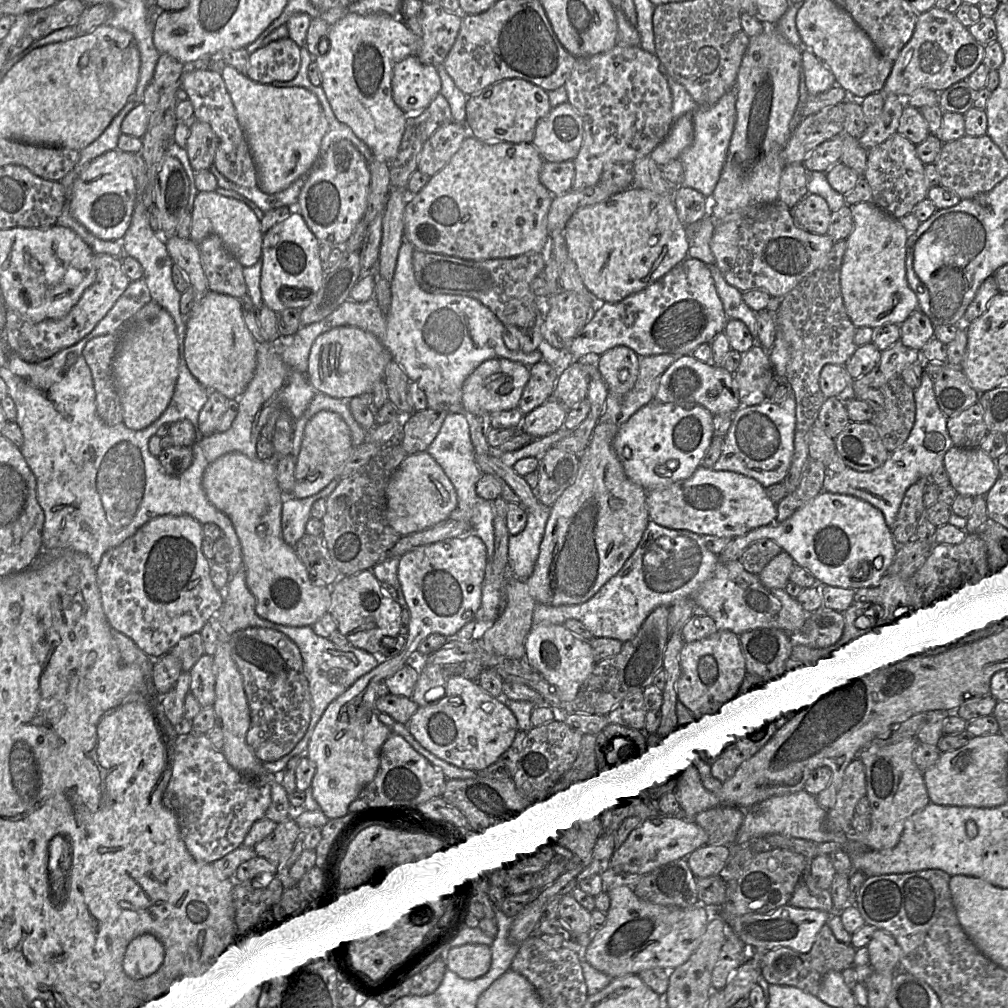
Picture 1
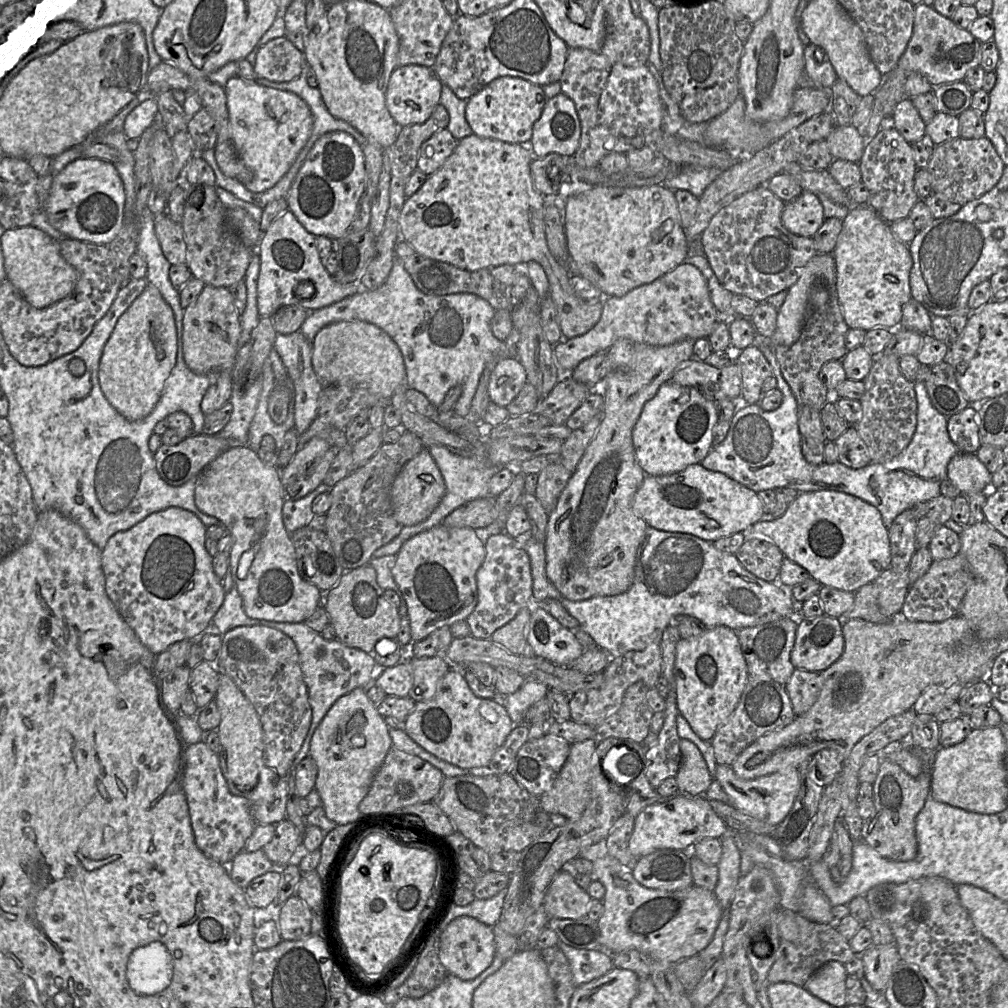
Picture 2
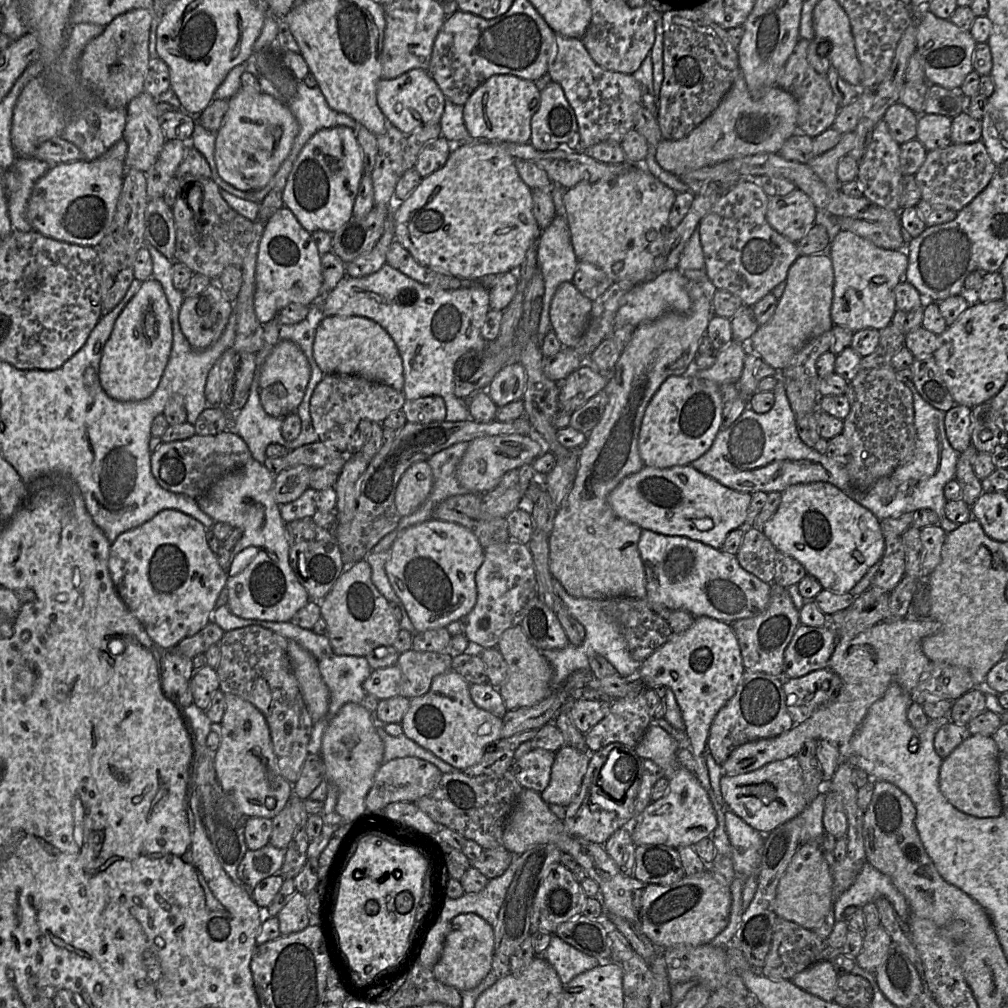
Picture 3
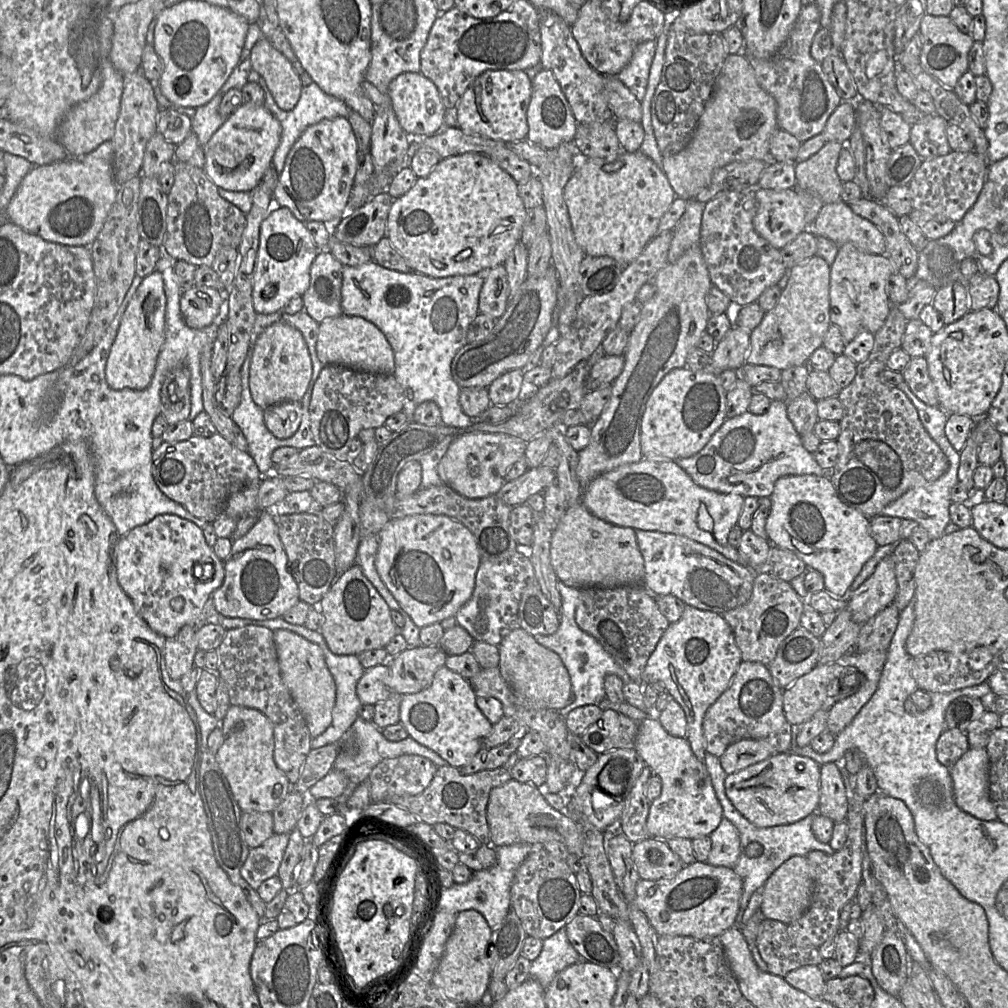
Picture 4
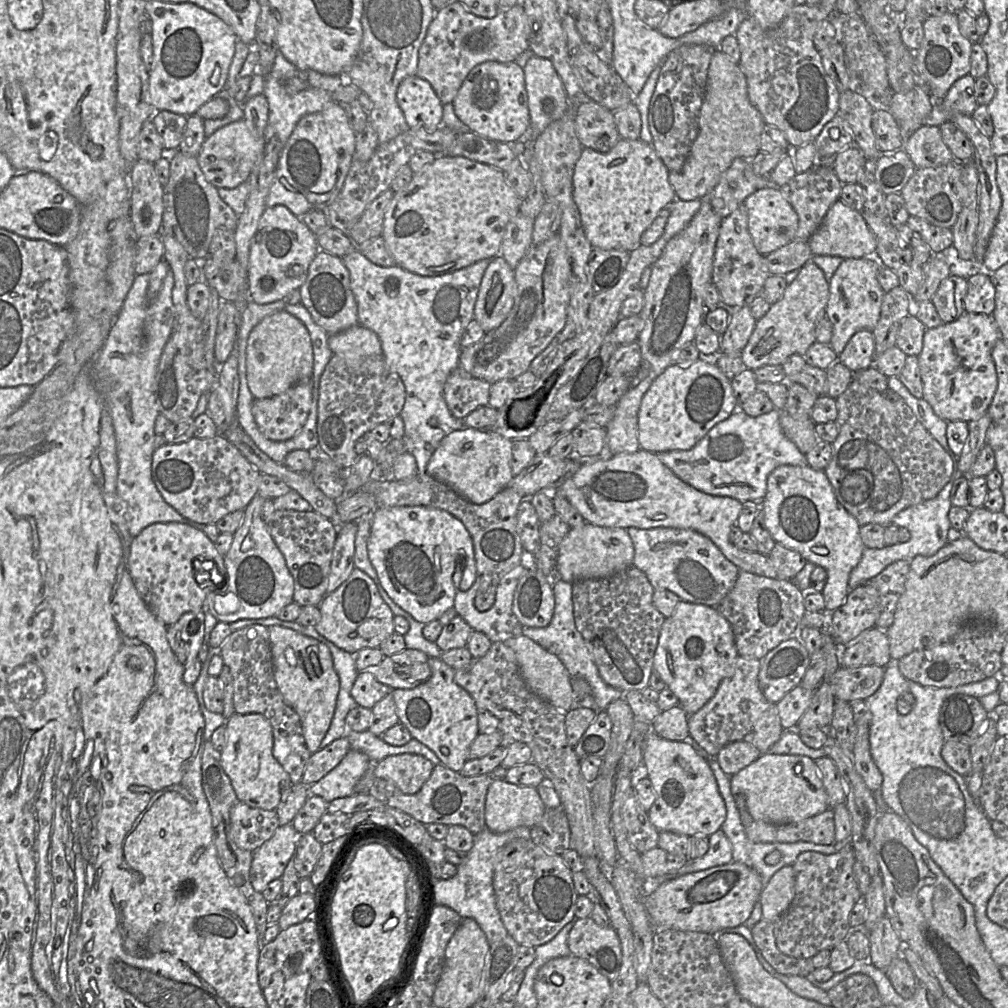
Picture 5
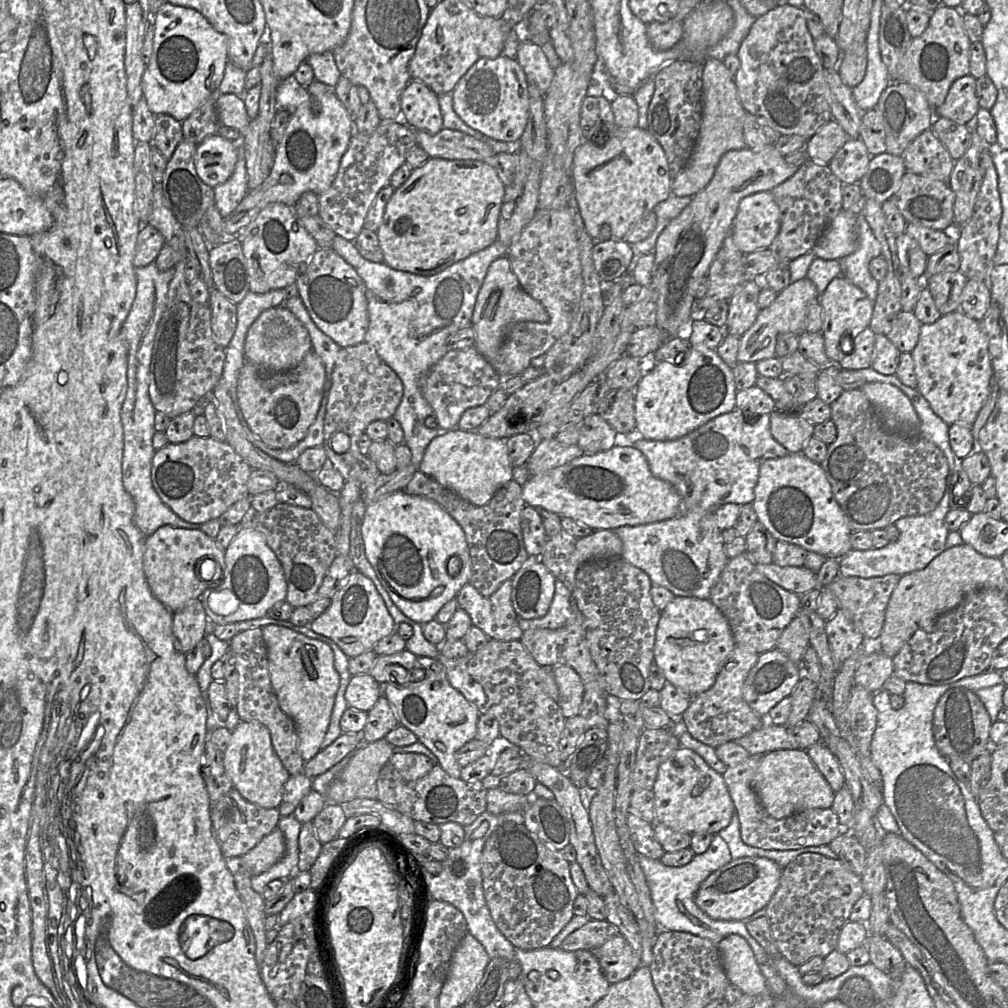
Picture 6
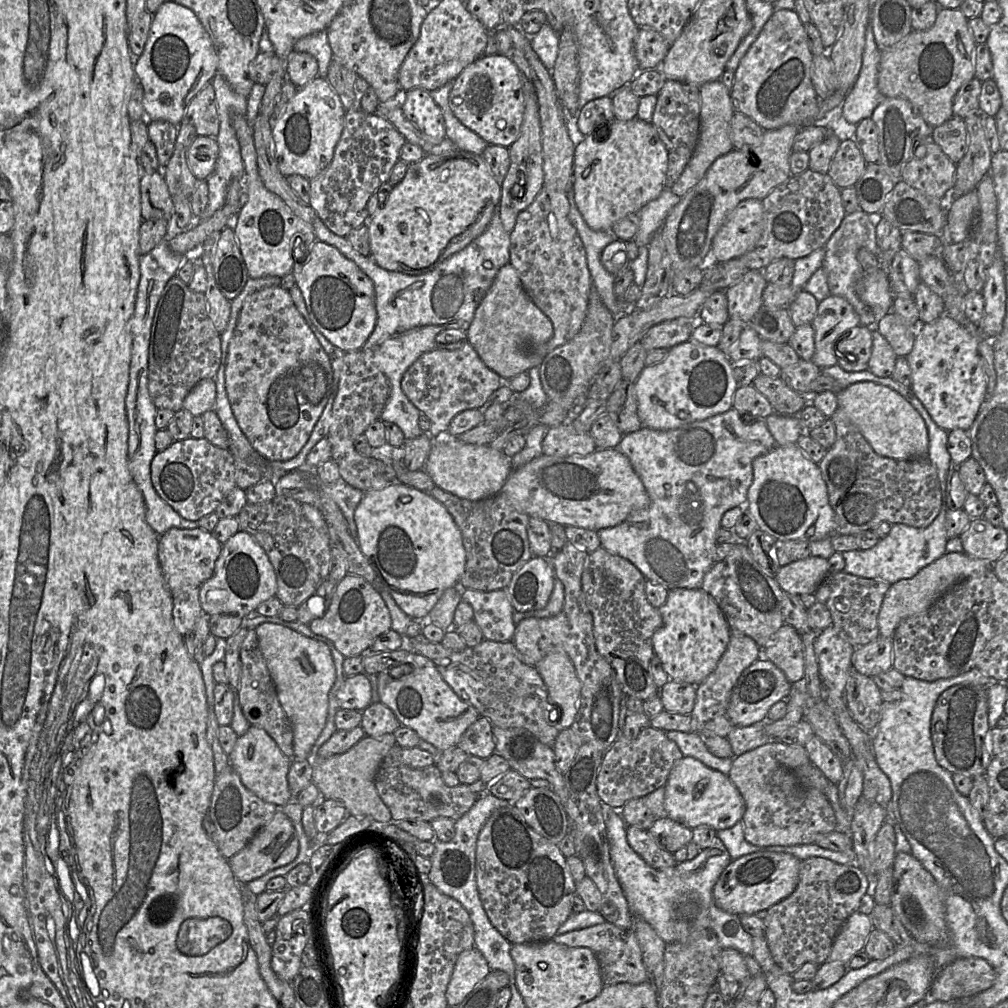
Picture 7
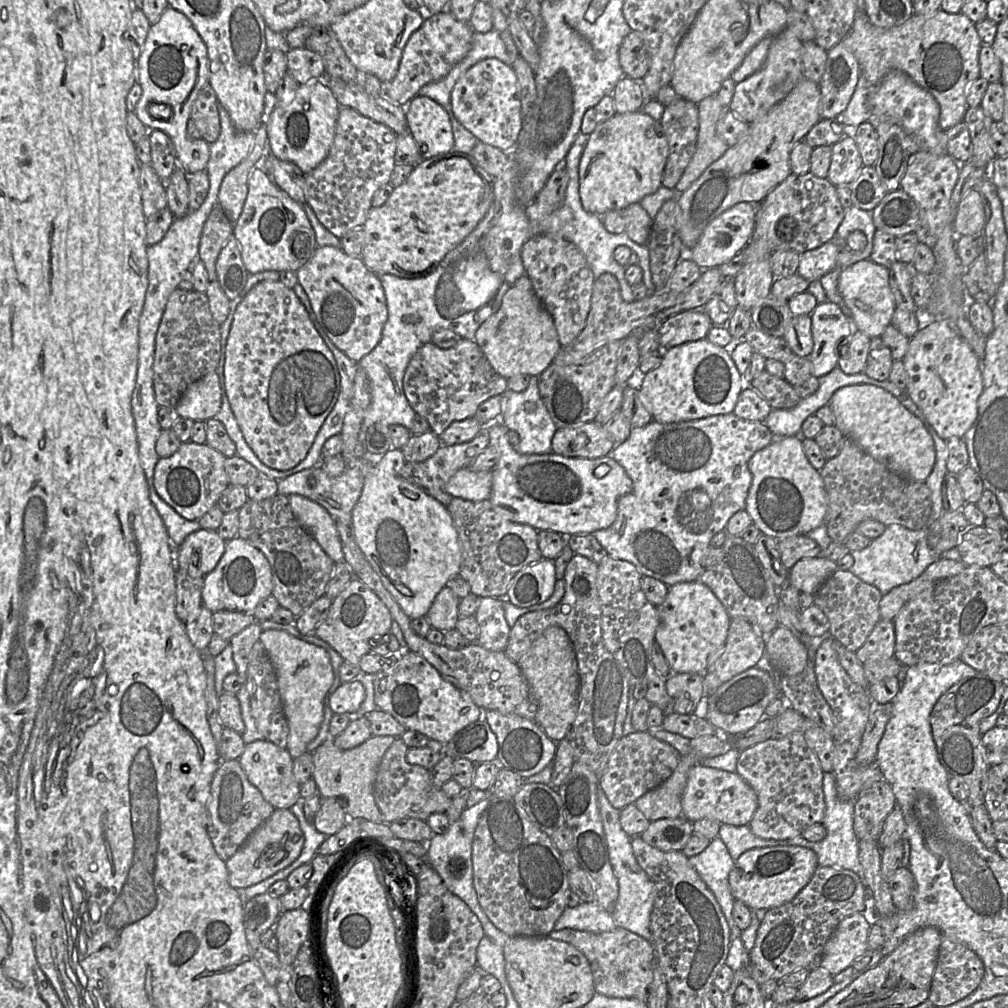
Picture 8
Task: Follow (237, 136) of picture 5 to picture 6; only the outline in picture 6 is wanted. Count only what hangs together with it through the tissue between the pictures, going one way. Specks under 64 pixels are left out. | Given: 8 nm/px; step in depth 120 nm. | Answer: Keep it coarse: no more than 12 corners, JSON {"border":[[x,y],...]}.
{"border":[[219,134],[197,145],[196,172],[214,188],[231,177],[235,143]]}

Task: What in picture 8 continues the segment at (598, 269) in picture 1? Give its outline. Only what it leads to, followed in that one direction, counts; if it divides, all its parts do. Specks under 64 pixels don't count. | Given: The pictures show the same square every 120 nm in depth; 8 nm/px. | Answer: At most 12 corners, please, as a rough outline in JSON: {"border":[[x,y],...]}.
{"border":[[642,110],[589,135],[584,210],[603,216],[655,193],[668,142]]}

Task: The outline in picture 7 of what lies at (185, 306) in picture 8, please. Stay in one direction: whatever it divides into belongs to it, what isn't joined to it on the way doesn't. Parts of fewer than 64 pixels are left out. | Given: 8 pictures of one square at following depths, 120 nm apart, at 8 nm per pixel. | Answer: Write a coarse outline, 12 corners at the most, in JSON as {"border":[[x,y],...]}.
{"border":[[177,275],[152,321],[148,390],[178,412],[215,379],[221,339]]}

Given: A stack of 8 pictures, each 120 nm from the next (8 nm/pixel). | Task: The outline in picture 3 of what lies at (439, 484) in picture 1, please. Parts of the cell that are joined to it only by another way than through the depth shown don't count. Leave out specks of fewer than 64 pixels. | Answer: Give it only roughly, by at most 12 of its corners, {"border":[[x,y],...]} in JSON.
{"border":[[427,461],[400,478],[395,506],[401,517],[414,513],[433,484]]}

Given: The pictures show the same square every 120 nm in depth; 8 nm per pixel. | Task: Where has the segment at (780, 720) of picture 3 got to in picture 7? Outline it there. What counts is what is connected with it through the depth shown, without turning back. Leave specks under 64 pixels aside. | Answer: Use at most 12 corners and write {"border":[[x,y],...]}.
{"border":[[731,631],[717,667],[697,687],[693,733],[728,736],[727,713],[742,672],[762,648]]}

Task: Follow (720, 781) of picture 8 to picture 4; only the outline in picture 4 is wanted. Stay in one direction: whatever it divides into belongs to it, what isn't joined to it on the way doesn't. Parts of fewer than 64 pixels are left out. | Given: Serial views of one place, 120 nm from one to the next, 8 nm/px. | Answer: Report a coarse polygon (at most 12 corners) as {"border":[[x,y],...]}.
{"border":[[638,722],[634,749],[662,781],[651,838],[709,836],[724,817],[689,741]]}

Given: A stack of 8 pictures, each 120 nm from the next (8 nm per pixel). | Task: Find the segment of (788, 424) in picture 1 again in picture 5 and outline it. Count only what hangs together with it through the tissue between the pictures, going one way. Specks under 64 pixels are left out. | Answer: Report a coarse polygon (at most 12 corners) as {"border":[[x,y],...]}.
{"border":[[774,408],[737,409],[690,450],[656,454],[701,492],[761,505],[808,465]]}

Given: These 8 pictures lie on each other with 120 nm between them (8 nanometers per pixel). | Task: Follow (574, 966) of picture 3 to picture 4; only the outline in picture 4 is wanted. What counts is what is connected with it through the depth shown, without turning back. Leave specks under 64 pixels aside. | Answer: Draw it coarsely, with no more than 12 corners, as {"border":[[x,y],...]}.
{"border":[[562,927],[543,940],[529,977],[546,989],[581,961]]}

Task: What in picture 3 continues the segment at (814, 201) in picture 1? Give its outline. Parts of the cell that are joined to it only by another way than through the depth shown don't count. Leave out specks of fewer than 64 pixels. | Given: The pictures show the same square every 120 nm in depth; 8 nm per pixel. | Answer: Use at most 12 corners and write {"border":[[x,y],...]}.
{"border":[[799,189],[770,196],[768,224],[797,243],[818,209]]}

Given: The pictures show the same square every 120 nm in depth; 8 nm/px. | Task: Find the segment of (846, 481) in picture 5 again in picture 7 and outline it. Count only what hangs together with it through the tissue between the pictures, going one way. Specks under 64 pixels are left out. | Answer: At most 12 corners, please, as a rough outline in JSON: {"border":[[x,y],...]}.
{"border":[[847,414],[818,466],[837,535],[929,526],[942,490],[928,459],[877,454]]}

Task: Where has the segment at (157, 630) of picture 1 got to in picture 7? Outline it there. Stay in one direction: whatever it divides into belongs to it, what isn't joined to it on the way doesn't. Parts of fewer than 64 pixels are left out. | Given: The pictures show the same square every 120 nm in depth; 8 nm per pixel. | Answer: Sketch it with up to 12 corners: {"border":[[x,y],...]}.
{"border":[[199,526],[171,528],[158,558],[172,593],[201,587],[222,545]]}

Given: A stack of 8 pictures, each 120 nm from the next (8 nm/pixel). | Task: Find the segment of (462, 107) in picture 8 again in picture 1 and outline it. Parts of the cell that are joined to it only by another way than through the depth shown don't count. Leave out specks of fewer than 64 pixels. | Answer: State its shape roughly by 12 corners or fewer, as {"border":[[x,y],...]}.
{"border":[[503,79],[468,96],[465,125],[486,142],[532,143],[547,91]]}

